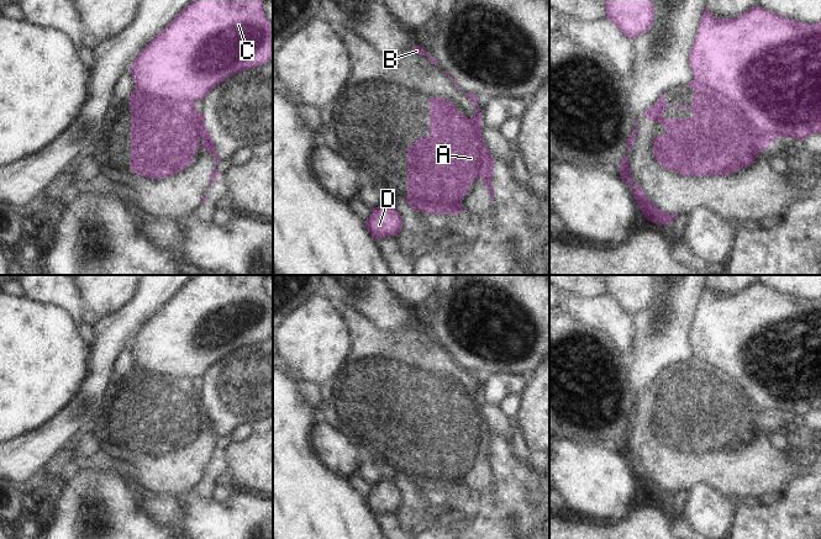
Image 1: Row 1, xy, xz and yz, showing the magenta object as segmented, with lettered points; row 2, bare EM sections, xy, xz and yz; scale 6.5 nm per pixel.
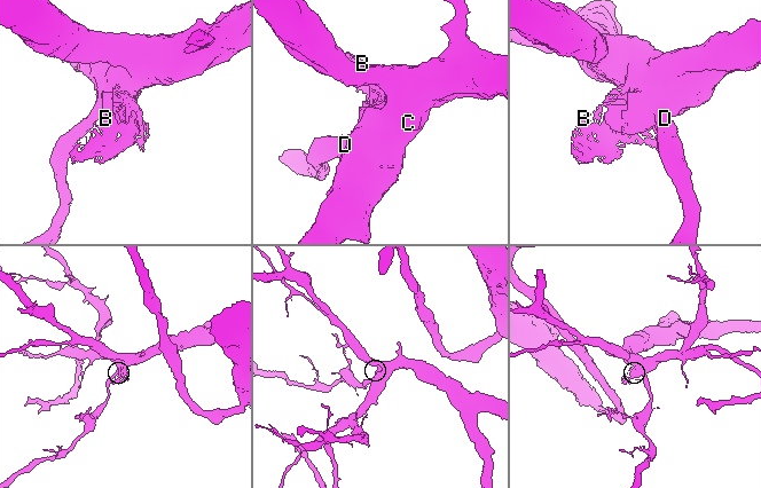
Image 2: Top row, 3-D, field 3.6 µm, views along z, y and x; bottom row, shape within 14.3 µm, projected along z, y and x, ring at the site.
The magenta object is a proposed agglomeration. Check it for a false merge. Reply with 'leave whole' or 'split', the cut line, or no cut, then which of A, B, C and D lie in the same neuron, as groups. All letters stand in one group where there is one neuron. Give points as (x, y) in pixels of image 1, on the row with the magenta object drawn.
split; cut yz (695, 78), (736, 105), (750, 131), (745, 148), (759, 151); groups A B / C D

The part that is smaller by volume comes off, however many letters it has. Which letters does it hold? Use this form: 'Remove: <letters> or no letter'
Remove: A, B

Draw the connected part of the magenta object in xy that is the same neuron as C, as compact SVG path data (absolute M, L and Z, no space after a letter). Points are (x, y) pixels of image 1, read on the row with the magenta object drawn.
M194 0L163 28L130 67L135 90L157 99L175 99L194 104L231 75L260 67L273 57L273 25L263 10L264 0Z

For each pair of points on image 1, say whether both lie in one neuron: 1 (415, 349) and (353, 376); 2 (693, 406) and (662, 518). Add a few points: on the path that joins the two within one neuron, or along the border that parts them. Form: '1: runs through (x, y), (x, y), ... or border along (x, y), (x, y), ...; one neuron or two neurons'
1: runs through (400, 364), (388, 376), (368, 376); one neuron
2: border along (653, 498), (659, 501); two neurons

